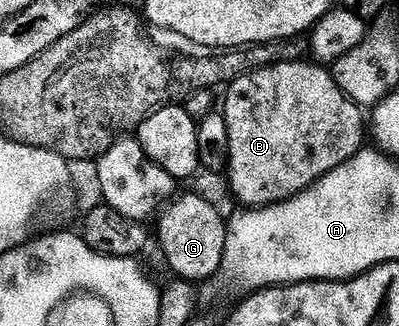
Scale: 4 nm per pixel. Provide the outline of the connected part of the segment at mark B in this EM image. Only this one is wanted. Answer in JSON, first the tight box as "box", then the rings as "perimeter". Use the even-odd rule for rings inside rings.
{"box":[224,61,363,206],"perimeter":[[[307,61],[270,63],[229,82],[224,108],[229,145],[228,182],[233,199],[239,206],[279,205],[316,184],[363,148],[363,110],[348,99],[344,91],[340,91],[329,68]]]}

